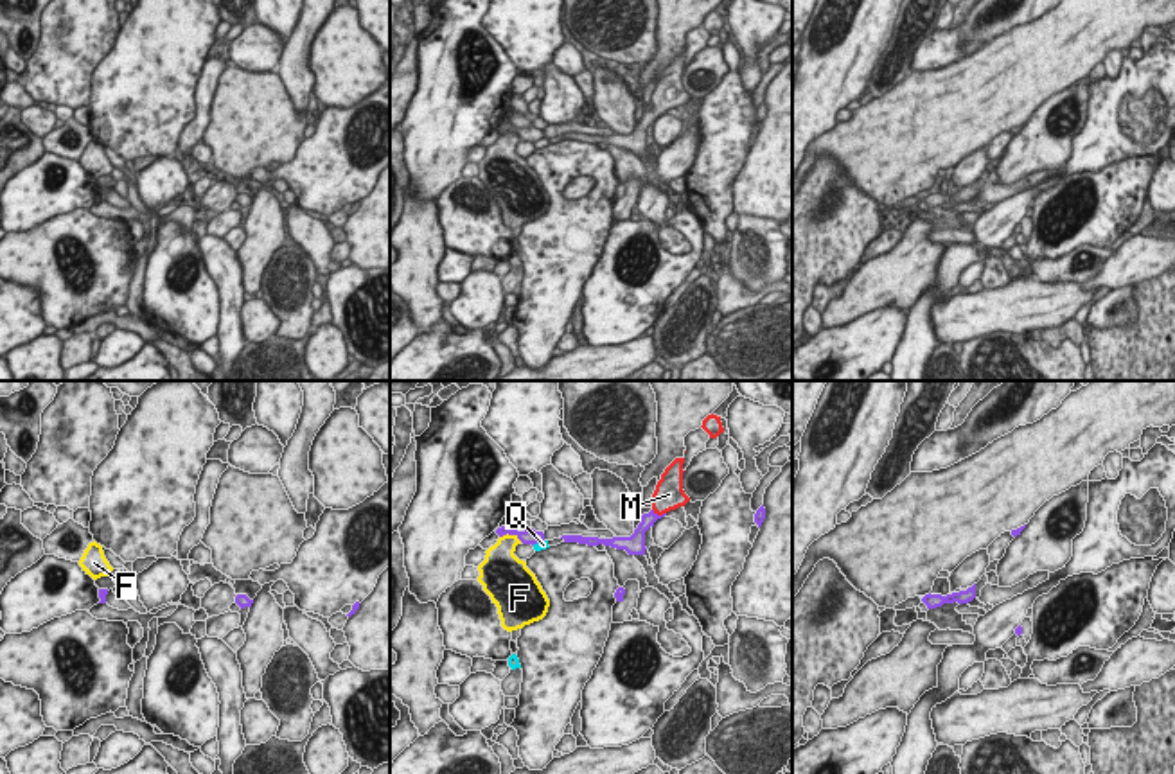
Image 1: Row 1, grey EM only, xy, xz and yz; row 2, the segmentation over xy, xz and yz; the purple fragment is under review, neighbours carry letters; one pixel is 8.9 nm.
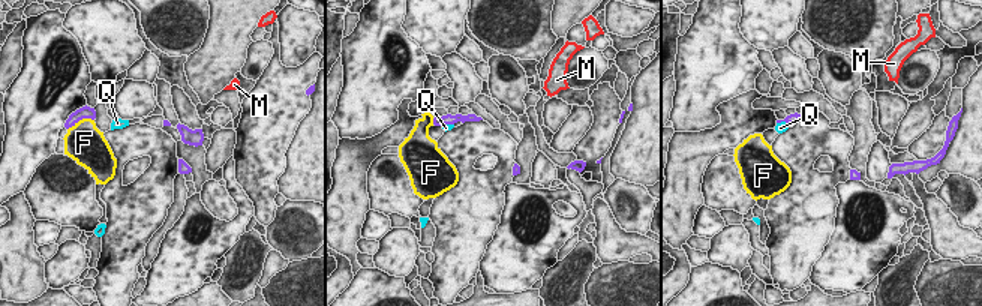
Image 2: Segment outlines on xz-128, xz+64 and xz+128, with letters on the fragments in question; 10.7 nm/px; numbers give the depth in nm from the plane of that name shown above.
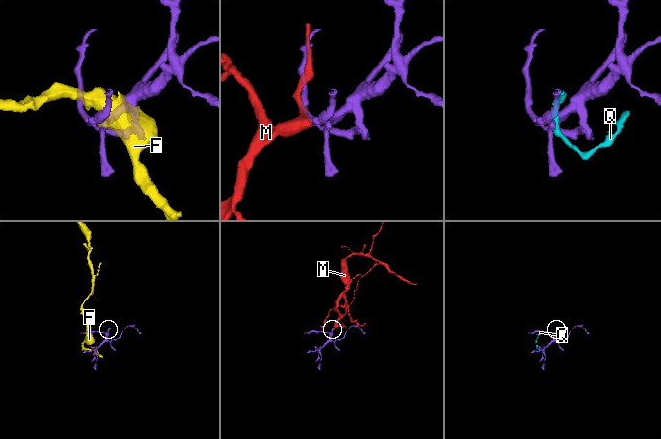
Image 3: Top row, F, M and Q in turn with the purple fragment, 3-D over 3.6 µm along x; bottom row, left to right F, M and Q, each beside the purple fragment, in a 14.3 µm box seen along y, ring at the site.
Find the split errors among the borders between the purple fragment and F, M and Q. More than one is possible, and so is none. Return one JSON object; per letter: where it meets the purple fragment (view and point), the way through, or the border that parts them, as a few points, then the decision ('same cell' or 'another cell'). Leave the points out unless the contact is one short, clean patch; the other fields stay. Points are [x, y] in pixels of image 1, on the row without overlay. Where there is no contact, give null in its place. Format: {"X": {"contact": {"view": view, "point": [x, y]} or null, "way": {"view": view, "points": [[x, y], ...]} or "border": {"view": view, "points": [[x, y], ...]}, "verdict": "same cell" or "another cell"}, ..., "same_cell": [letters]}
{"F": {"contact": {"view": "xz", "point": [511, 131]}, "verdict": "another cell"}, "M": {"contact": {"view": "xz", "point": [660, 114]}, "way": {"view": "xz", "points": [[647, 117], [660, 114], [660, 103], [669, 92]]}, "verdict": "same cell"}, "Q": {"contact": {"view": "xz", "point": [538, 139]}, "border": {"view": "xz", "points": [[543, 137], [532, 142]]}, "verdict": "another cell"}, "same_cell": ["M"]}

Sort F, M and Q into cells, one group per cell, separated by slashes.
F / M / Q

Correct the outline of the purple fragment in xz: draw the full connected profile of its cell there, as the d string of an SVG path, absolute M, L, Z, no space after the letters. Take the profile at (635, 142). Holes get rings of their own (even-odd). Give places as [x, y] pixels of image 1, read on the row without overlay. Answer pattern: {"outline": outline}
{"outline": "M676 56L661 72L656 88L650 95L652 108L641 113L641 120L631 135L582 135L582 133L562 133L564 140L579 140L588 144L611 144L616 147L625 147L629 153L645 153L645 129L654 124L654 120L665 115L670 108L685 104L690 95L683 88L683 61L685 56Z"}

